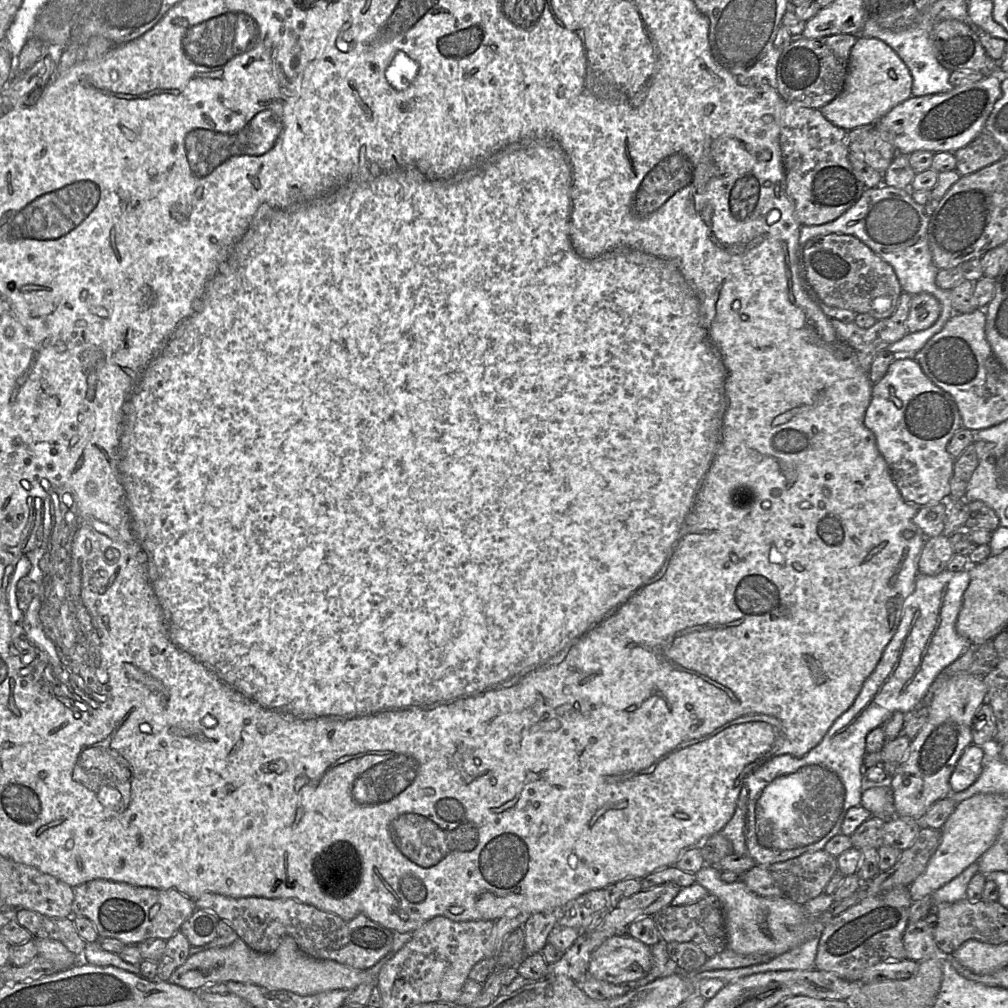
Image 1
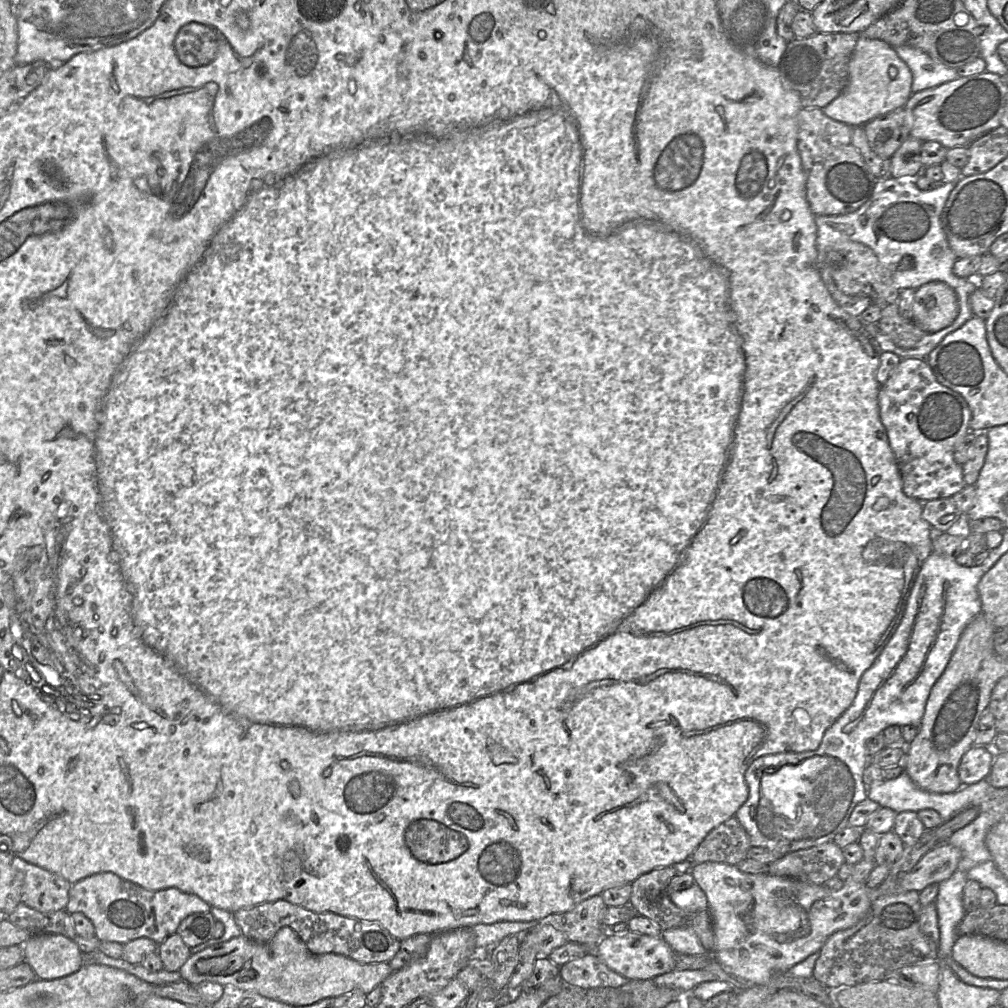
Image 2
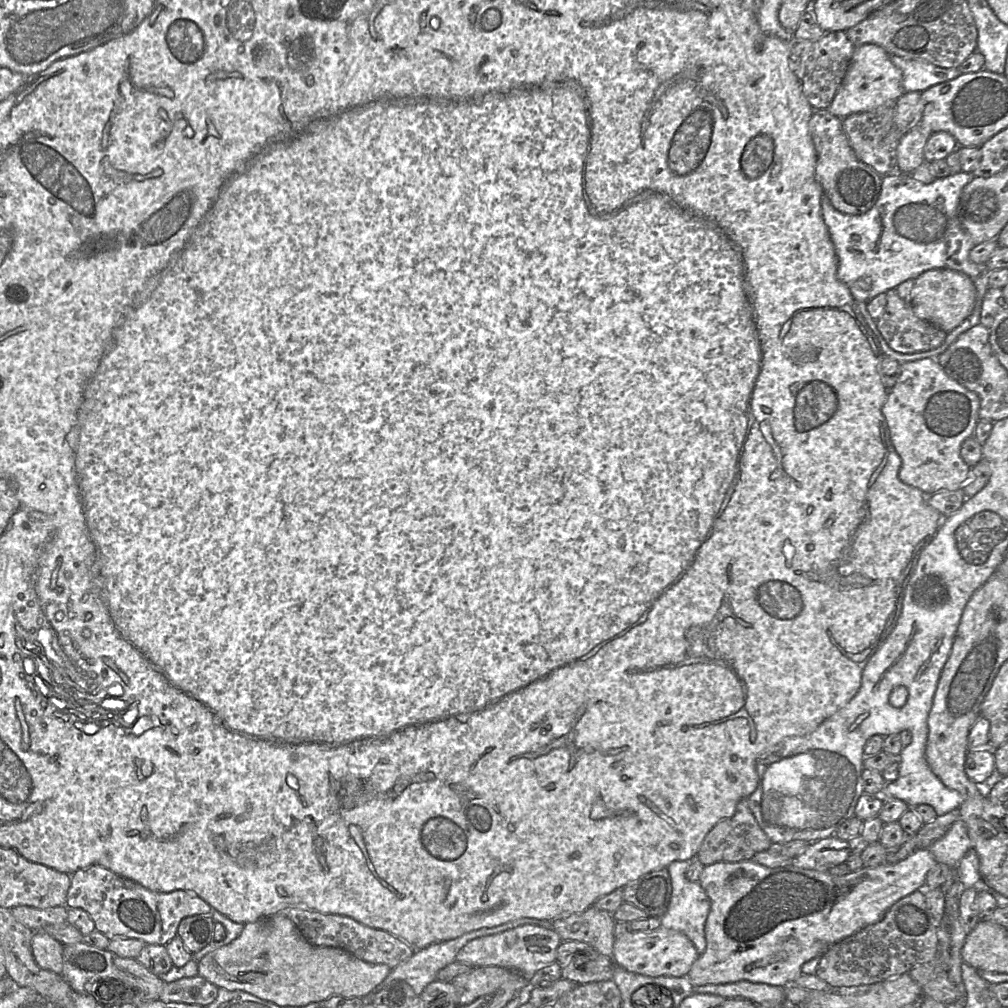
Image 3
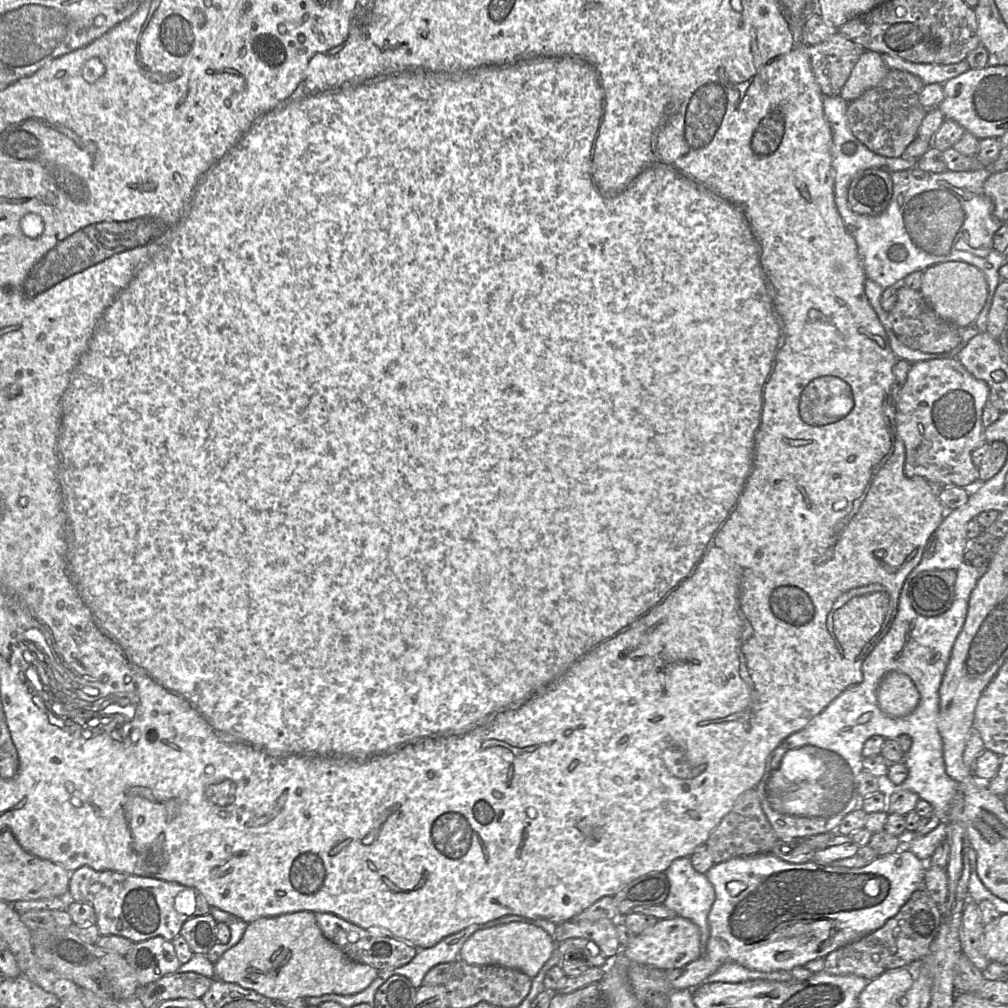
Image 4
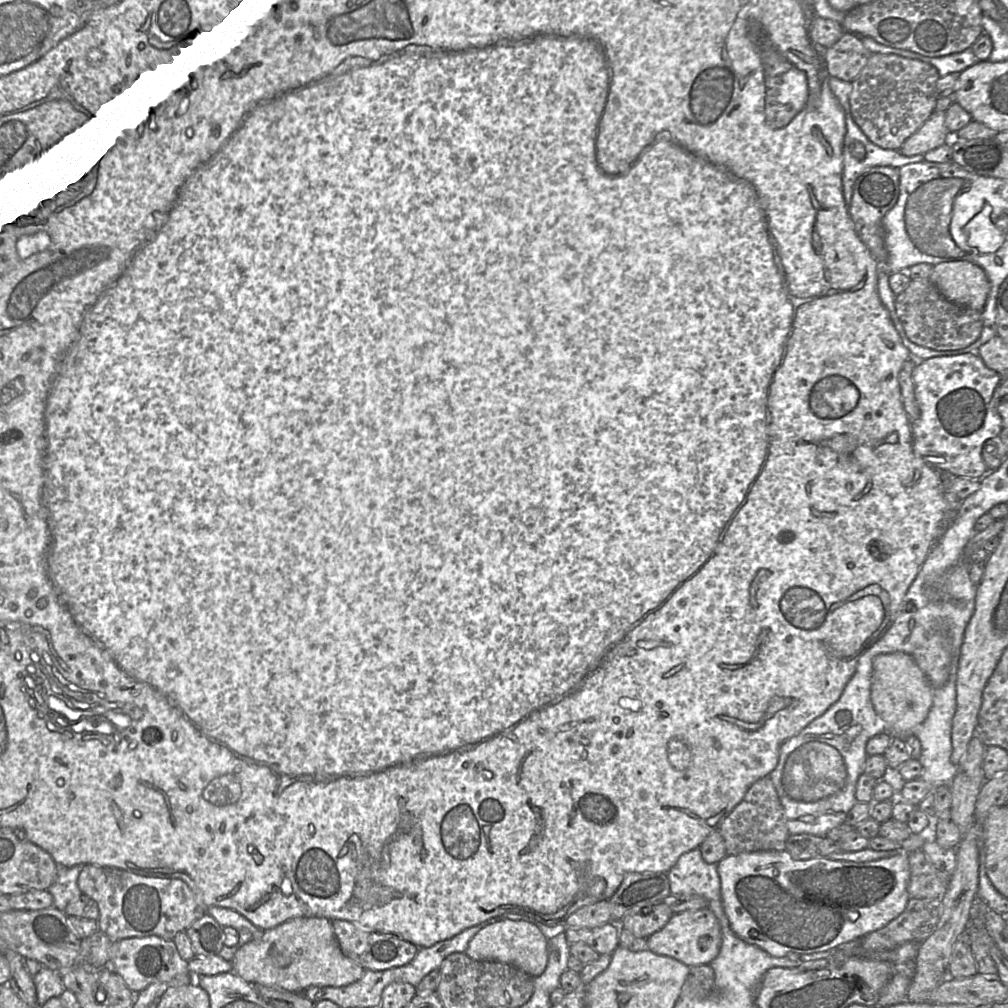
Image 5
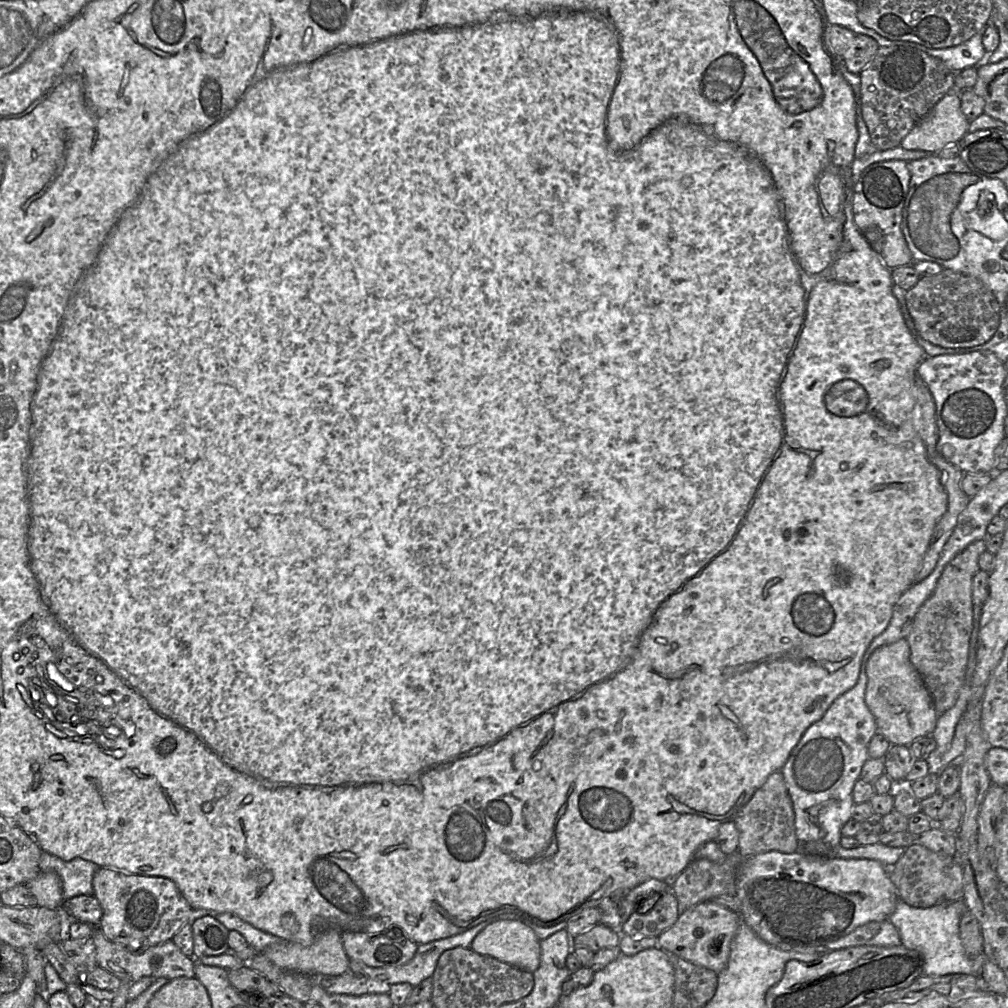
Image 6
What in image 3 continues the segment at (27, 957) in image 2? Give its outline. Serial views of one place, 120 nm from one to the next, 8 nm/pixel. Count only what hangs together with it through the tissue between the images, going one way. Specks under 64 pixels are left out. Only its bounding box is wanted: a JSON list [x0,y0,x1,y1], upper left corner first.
[32,931,64,974]

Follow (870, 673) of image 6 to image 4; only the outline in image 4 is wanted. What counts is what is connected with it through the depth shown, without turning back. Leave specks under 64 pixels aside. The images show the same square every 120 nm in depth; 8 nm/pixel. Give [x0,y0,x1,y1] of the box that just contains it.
[878,672,920,717]

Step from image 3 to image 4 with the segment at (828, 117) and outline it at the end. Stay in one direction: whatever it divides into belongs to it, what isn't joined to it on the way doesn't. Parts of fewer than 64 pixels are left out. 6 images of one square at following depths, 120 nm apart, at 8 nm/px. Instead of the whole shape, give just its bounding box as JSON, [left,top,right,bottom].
[848,168,893,216]

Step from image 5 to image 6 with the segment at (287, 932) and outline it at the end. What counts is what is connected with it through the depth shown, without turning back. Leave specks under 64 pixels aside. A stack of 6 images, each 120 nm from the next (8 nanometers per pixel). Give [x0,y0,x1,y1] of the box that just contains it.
[261,929,350,976]

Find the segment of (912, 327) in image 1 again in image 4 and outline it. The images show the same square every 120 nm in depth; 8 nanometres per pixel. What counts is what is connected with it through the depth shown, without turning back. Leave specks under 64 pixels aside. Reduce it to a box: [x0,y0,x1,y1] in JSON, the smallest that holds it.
[920,261,988,327]

